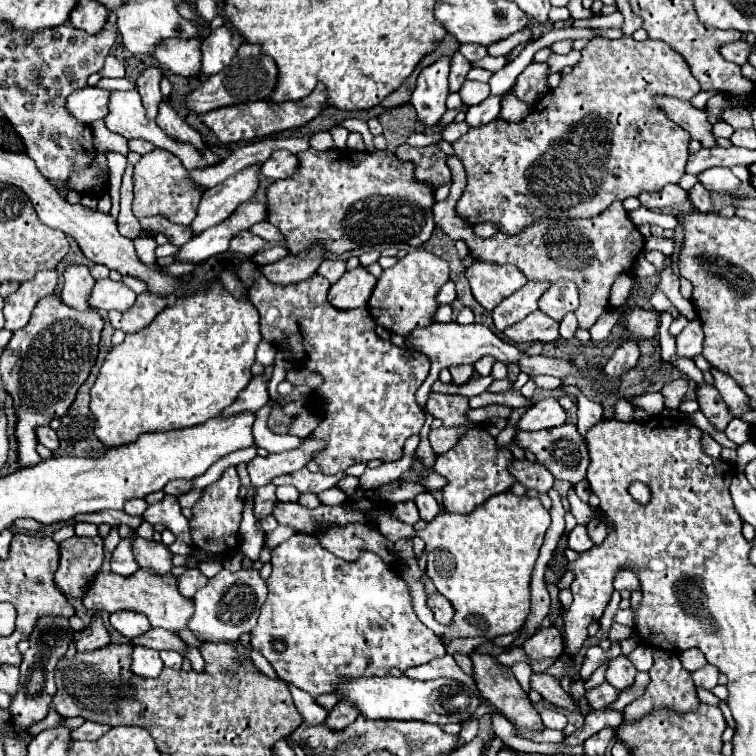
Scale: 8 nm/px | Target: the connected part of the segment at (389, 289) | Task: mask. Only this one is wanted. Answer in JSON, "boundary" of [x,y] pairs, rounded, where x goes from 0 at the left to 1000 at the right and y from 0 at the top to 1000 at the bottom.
{"boundary":[[[546,331],[536,341],[530,341],[520,354],[507,357],[488,397],[488,413],[501,431],[536,447],[546,434],[560,434],[570,429],[570,418],[578,410],[575,392],[581,381],[594,370],[591,347],[581,344],[581,360],[575,360],[573,341],[575,339],[562,331]]]}

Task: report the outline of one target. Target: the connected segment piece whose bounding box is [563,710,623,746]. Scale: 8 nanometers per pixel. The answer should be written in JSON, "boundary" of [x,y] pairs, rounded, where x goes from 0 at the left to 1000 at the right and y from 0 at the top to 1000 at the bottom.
{"boundary":[[[787,939],[782,942],[776,950],[774,950],[774,958],[769,966],[758,968],[755,974],[750,974],[745,979],[745,984],[750,987],[763,987],[763,984],[771,984],[782,971],[798,966],[798,963],[819,963],[824,952],[824,944],[821,942],[808,942],[808,939]]]}

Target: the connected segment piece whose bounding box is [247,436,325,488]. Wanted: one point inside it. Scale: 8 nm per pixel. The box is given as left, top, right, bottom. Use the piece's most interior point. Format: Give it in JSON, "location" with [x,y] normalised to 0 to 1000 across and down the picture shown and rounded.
{"location":[347,622]}

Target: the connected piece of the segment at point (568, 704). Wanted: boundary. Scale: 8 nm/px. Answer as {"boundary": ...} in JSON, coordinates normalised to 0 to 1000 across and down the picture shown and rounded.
{"boundary":[[[705,889],[702,892],[702,910],[734,934],[745,934],[750,939],[763,939],[763,929],[753,918],[745,915],[745,910],[739,907],[739,899],[729,892],[708,892]]]}

